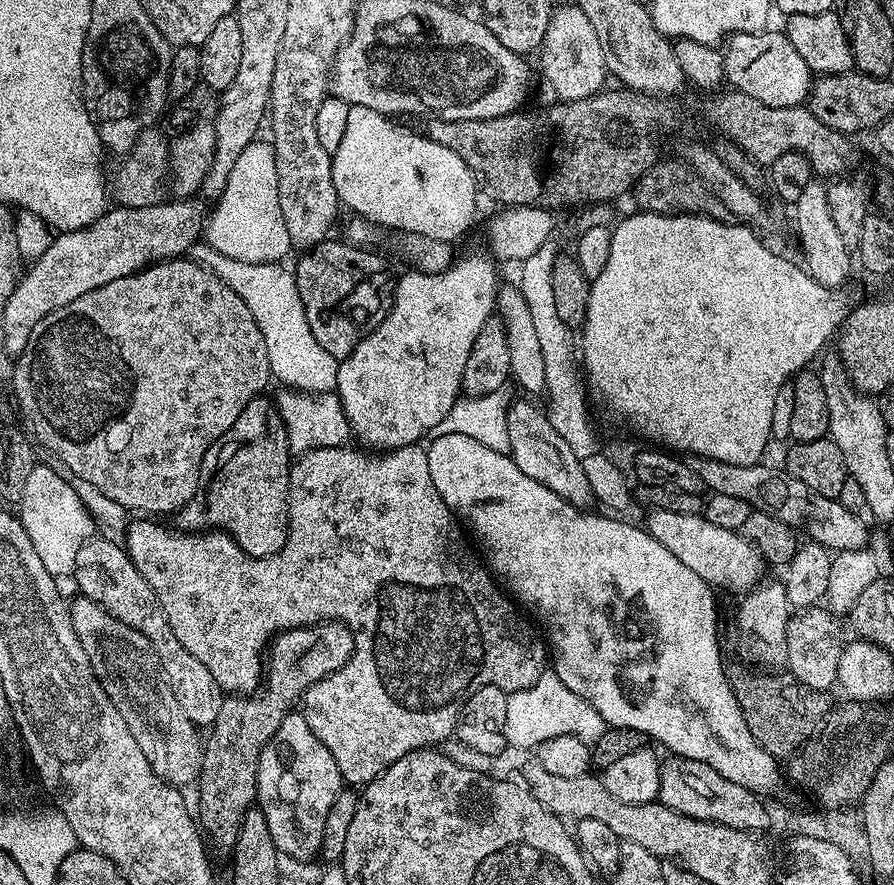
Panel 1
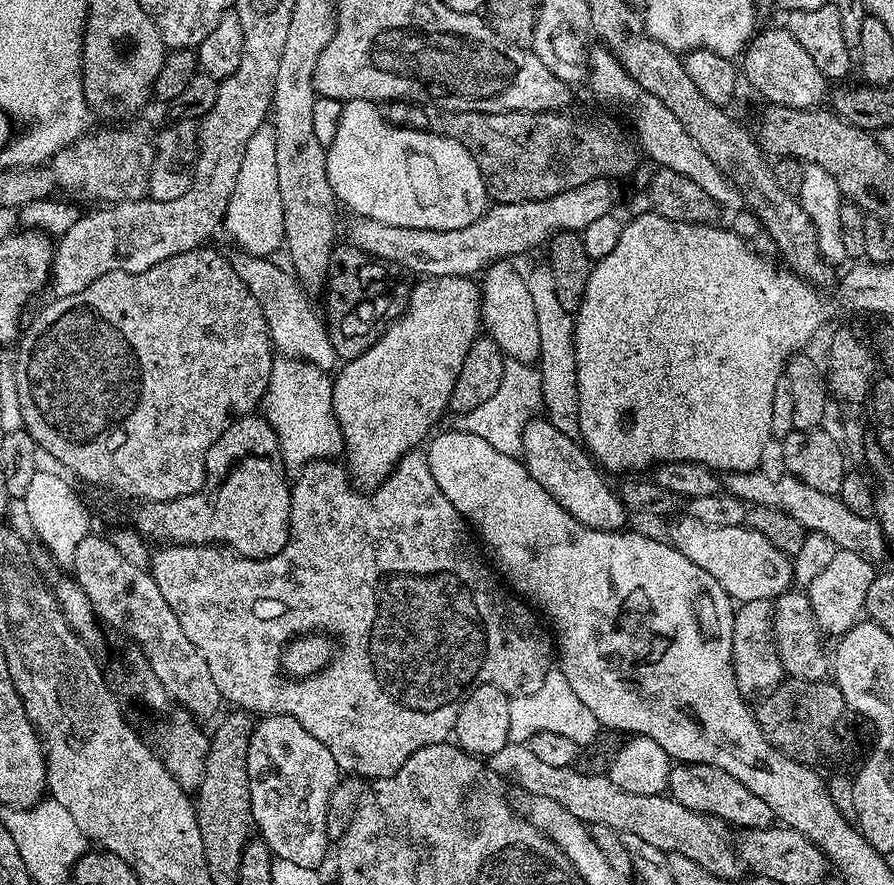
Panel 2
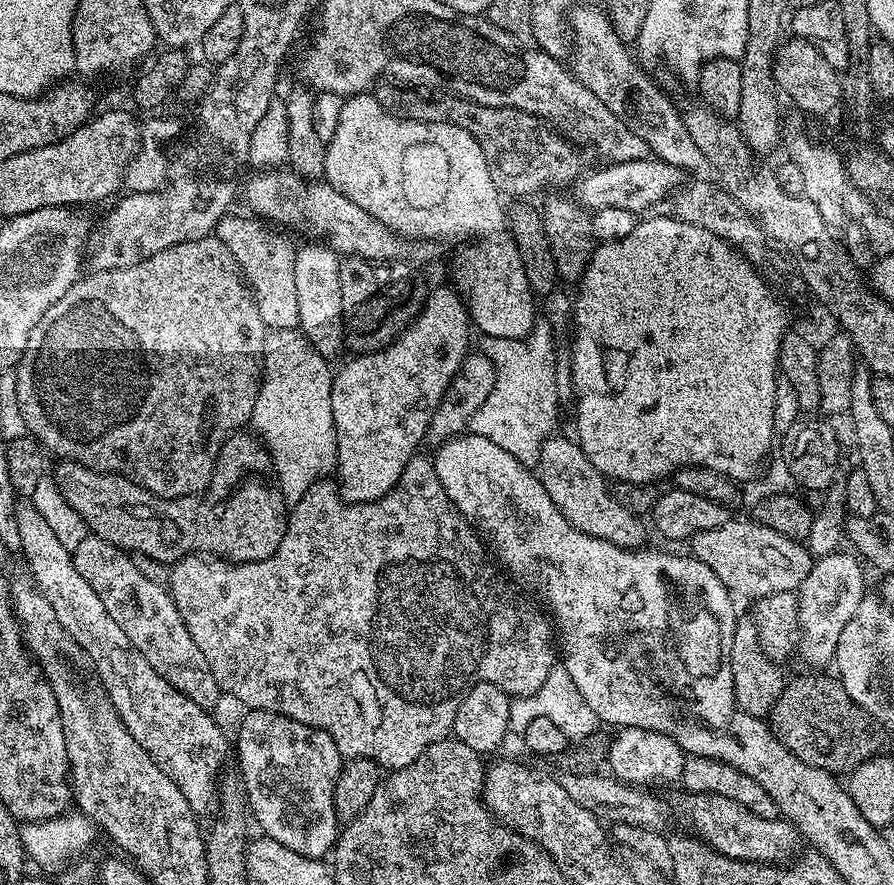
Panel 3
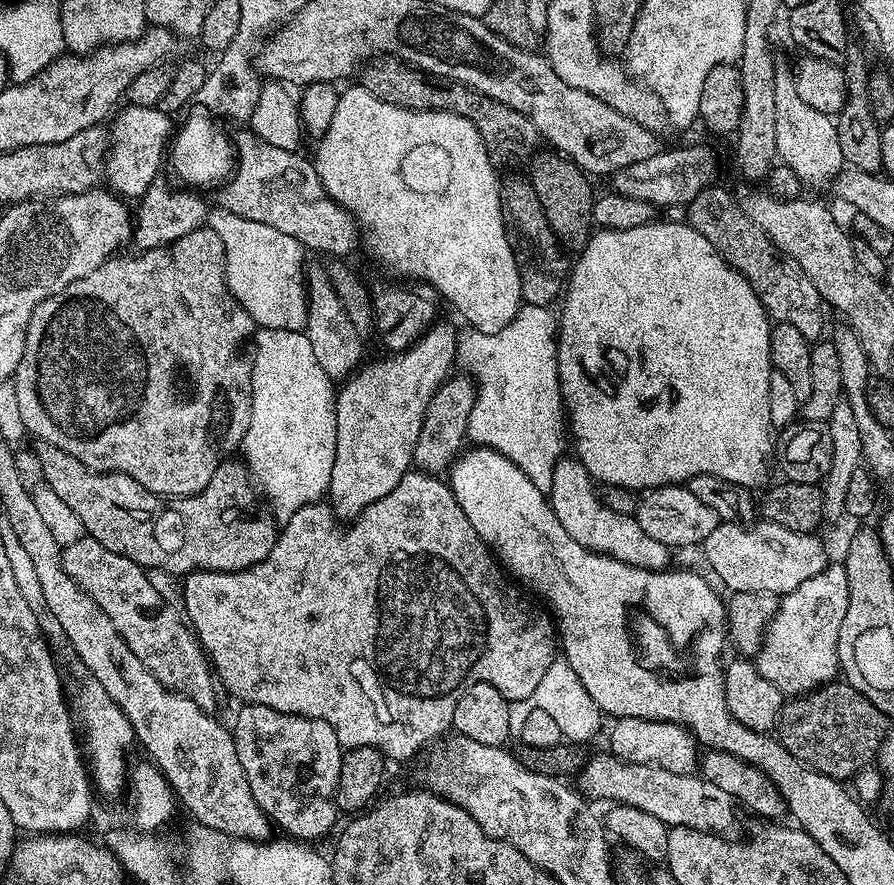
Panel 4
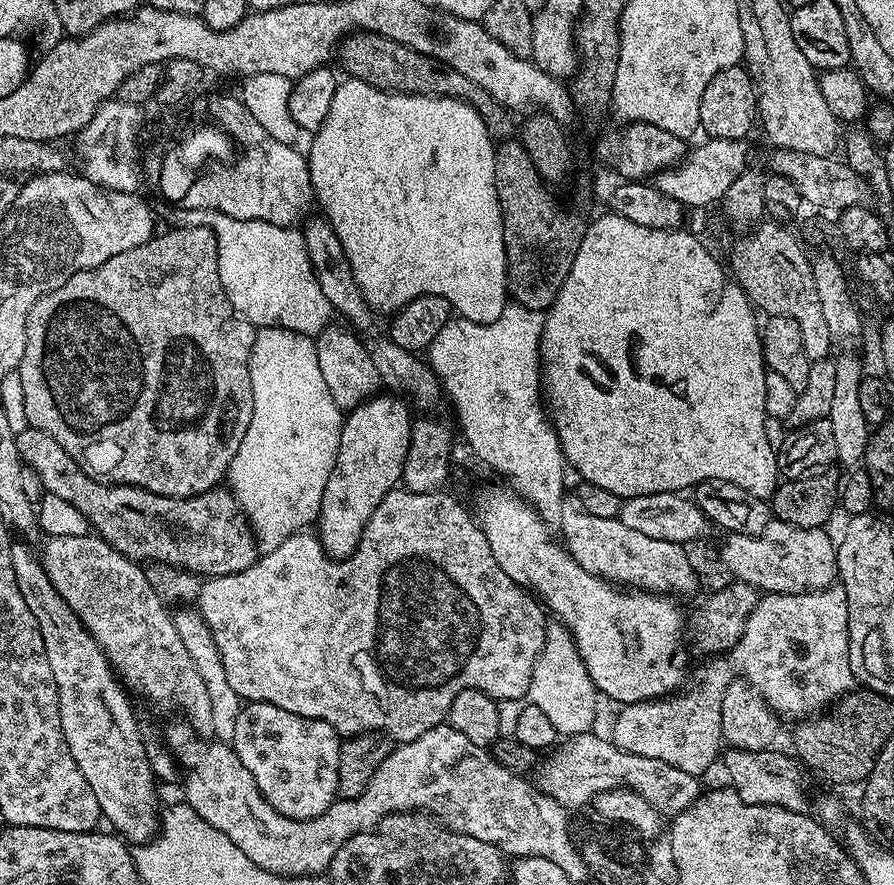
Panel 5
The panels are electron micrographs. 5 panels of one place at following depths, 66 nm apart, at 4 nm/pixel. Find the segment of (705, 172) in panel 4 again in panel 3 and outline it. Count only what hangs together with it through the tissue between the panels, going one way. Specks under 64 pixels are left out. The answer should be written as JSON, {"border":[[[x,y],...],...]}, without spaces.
{"border":[[[655,158],[635,160],[634,162],[605,163],[604,168],[583,177],[575,185],[574,192],[581,204],[589,210],[597,208],[617,208],[644,214],[647,208],[660,204],[671,197],[685,183],[686,173],[678,166],[670,166],[670,162],[662,162]]]}

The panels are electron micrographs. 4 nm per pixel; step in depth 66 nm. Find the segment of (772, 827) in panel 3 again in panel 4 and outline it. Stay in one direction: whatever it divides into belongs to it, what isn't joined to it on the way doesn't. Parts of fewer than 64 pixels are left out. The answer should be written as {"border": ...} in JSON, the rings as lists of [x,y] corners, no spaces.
{"border":[[[605,754],[605,756],[593,755],[588,763],[578,773],[578,788],[585,797],[596,800],[612,800],[608,802],[619,802],[629,808],[637,808],[646,814],[654,814],[662,823],[674,828],[698,828],[701,830],[715,830],[720,834],[732,834],[736,828],[736,810],[738,804],[730,794],[716,786],[700,774],[674,774],[674,770],[666,770],[657,764],[625,764],[616,756]]]}

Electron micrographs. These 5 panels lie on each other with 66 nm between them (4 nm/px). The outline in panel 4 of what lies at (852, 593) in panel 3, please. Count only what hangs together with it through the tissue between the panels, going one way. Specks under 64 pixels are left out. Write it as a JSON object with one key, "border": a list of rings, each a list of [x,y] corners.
{"border":[[[832,562],[814,578],[802,582],[793,592],[783,593],[776,614],[764,633],[760,650],[754,657],[762,676],[774,682],[785,697],[795,698],[812,692],[823,684],[831,684],[841,671],[839,662],[839,630],[847,612],[850,586],[843,563]]]}

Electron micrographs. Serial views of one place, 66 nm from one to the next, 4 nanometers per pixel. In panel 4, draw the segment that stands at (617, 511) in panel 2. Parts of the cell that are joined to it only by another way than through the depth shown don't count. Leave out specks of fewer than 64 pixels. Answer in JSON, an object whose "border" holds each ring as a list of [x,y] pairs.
{"border":[[[561,458],[554,466],[550,503],[558,522],[562,522],[562,530],[566,530],[566,534],[570,534],[578,546],[601,552],[618,562],[626,562],[632,568],[649,568],[659,572],[669,567],[670,549],[644,534],[635,516],[618,514],[604,505],[592,475],[580,460]]]}

